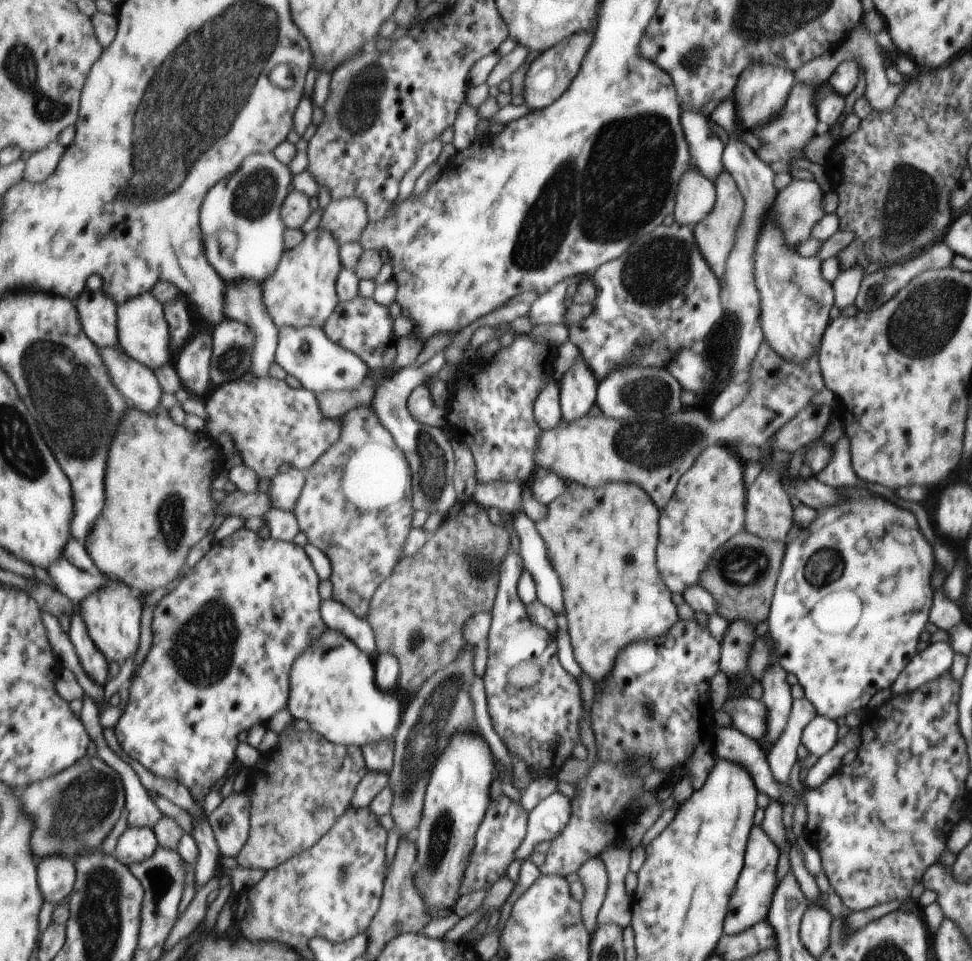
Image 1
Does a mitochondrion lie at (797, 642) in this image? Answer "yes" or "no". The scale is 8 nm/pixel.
no

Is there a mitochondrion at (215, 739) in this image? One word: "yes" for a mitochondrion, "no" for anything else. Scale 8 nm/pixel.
no

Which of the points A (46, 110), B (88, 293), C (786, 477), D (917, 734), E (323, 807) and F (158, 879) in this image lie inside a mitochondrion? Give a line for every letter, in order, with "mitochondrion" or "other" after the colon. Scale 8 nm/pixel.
A: mitochondrion
B: other
C: other
D: other
E: mitochondrion
F: mitochondrion

